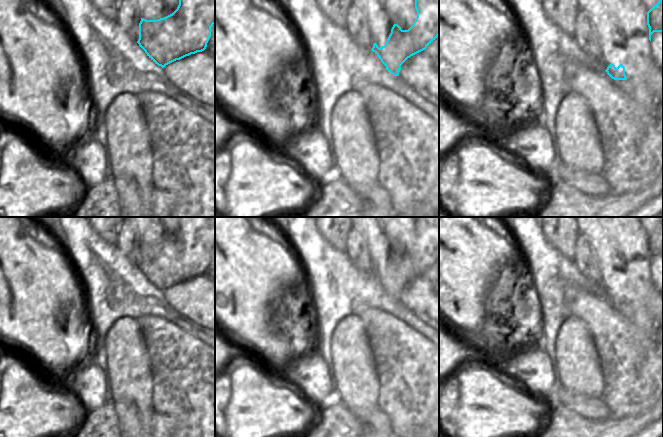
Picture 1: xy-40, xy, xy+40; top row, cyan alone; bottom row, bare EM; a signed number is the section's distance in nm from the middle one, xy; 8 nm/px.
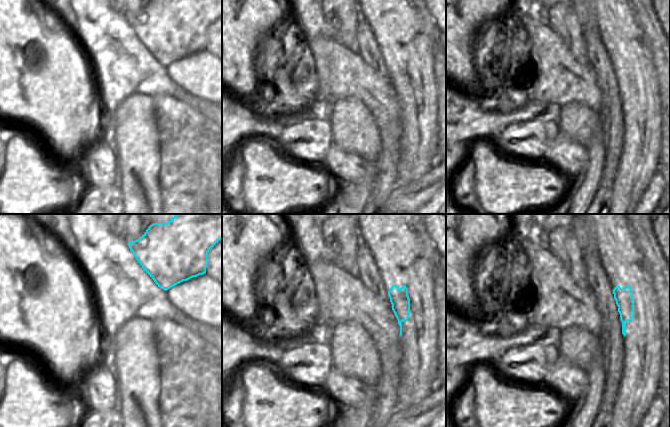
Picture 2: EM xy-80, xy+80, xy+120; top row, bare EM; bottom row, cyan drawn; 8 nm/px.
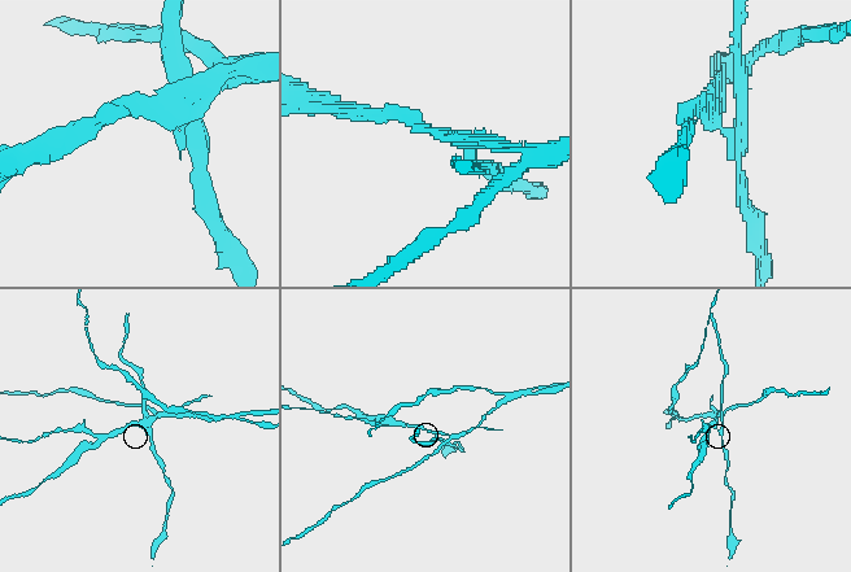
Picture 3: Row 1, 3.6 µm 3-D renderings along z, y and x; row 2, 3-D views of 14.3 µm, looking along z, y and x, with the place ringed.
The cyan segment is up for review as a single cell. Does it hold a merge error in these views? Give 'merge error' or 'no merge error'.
merge error

